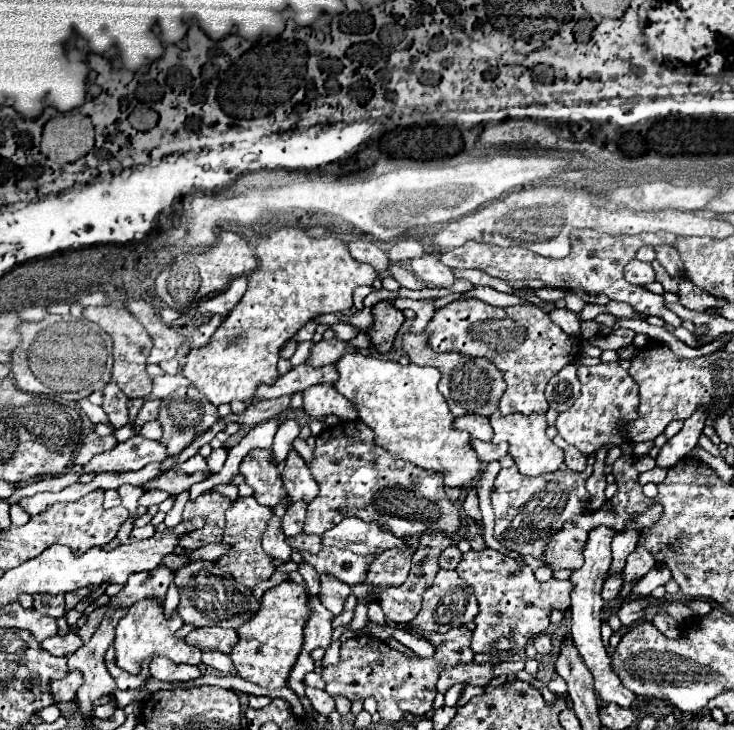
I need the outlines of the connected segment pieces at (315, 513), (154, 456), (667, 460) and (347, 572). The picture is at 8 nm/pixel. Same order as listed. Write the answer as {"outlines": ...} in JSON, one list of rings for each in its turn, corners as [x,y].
{"outlines":[[[[345,421],[317,435],[309,469],[319,483],[319,495],[309,503],[303,533],[323,535],[345,517],[359,517],[369,523],[375,521],[403,539],[433,531],[447,535],[463,535],[467,531],[463,519],[453,515],[453,503],[449,499],[427,497],[427,489],[421,487],[421,469],[403,459],[393,461],[385,449],[375,445],[371,429],[361,425],[361,421]]],[[[133,435],[131,439],[119,443],[115,449],[107,453],[95,455],[87,465],[71,465],[69,471],[75,473],[103,473],[103,471],[135,471],[153,461],[163,461],[167,451],[161,441],[151,441],[141,435]]],[[[697,409],[685,423],[683,423],[683,429],[673,435],[659,451],[657,455],[657,465],[663,467],[663,469],[669,469],[681,461],[683,457],[687,457],[687,453],[697,445],[697,439],[705,427],[705,421],[707,421],[707,413],[703,409]]],[[[325,547],[317,555],[309,551],[301,551],[301,557],[311,563],[319,575],[333,575],[347,585],[359,585],[367,579],[369,565],[373,563],[375,555],[357,555],[347,549]]]]}

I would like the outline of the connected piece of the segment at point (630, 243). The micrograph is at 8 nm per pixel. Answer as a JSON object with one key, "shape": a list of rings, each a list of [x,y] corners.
{"shape":[[[573,229],[571,231],[571,255],[561,261],[545,259],[533,251],[527,251],[525,247],[499,247],[499,245],[483,245],[477,241],[467,241],[461,247],[455,247],[441,255],[441,261],[455,269],[471,269],[477,267],[491,277],[499,277],[505,281],[533,281],[539,279],[545,283],[545,287],[557,287],[557,289],[583,289],[589,295],[607,295],[613,301],[625,301],[633,305],[643,315],[657,315],[663,317],[665,323],[679,327],[681,319],[667,309],[663,295],[651,293],[645,287],[631,285],[623,279],[623,267],[635,257],[637,249],[643,245],[663,245],[671,243],[675,245],[677,235],[673,233],[639,233],[639,235],[627,235],[627,237],[615,237],[609,233],[595,233],[593,229]]]}

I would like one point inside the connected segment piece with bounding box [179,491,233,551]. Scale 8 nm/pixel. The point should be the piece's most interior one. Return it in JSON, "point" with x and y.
{"point":[212,506]}

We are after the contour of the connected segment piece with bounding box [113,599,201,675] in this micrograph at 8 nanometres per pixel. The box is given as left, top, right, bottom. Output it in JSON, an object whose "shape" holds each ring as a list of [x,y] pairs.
{"shape":[[[147,599],[147,601],[137,601],[135,605],[131,605],[127,609],[127,615],[119,621],[117,625],[117,633],[115,633],[115,663],[117,667],[129,671],[131,675],[137,675],[143,667],[145,661],[153,659],[153,657],[167,657],[173,663],[191,663],[191,665],[199,665],[201,663],[201,651],[195,647],[189,647],[185,643],[185,639],[175,637],[175,631],[183,625],[183,619],[175,613],[171,619],[167,619],[163,615],[163,605],[157,603],[155,599]]]}

